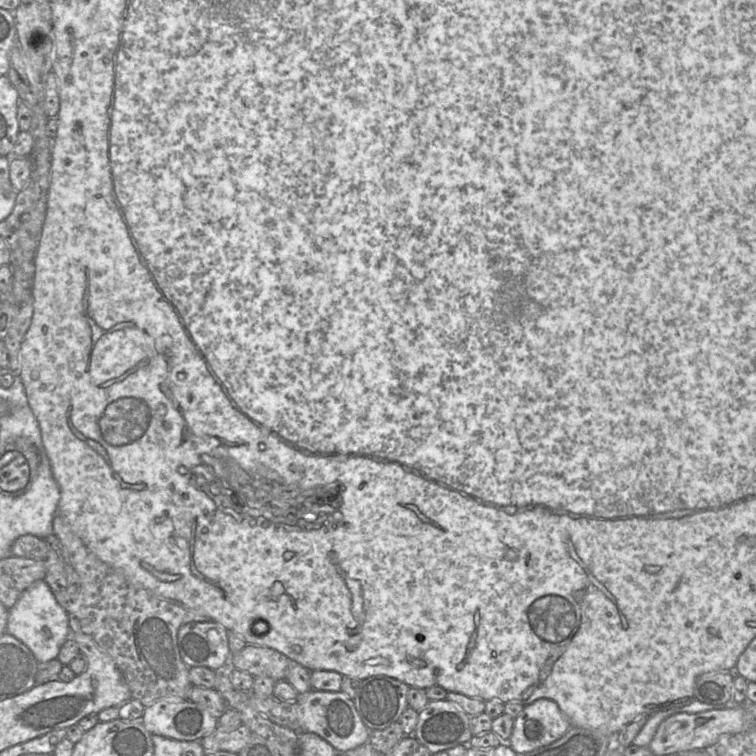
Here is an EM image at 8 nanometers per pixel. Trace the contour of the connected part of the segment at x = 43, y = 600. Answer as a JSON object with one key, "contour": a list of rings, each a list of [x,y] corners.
{"contour":[[[44,579],[27,588],[8,612],[6,633],[25,644],[38,662],[47,662],[58,657],[61,646],[70,637],[69,616],[58,604]]]}

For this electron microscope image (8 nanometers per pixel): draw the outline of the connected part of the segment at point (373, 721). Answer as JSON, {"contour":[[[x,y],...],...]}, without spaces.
{"contour":[[[385,675],[371,676],[361,681],[361,688],[353,701],[370,731],[382,730],[398,722],[409,706],[409,688],[407,684]]]}

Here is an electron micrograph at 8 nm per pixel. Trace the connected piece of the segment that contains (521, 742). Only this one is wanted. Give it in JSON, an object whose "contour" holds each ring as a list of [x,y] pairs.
{"contour":[[[541,698],[526,705],[514,719],[510,739],[504,743],[518,755],[524,754],[553,743],[570,728],[571,723],[558,704]]]}

